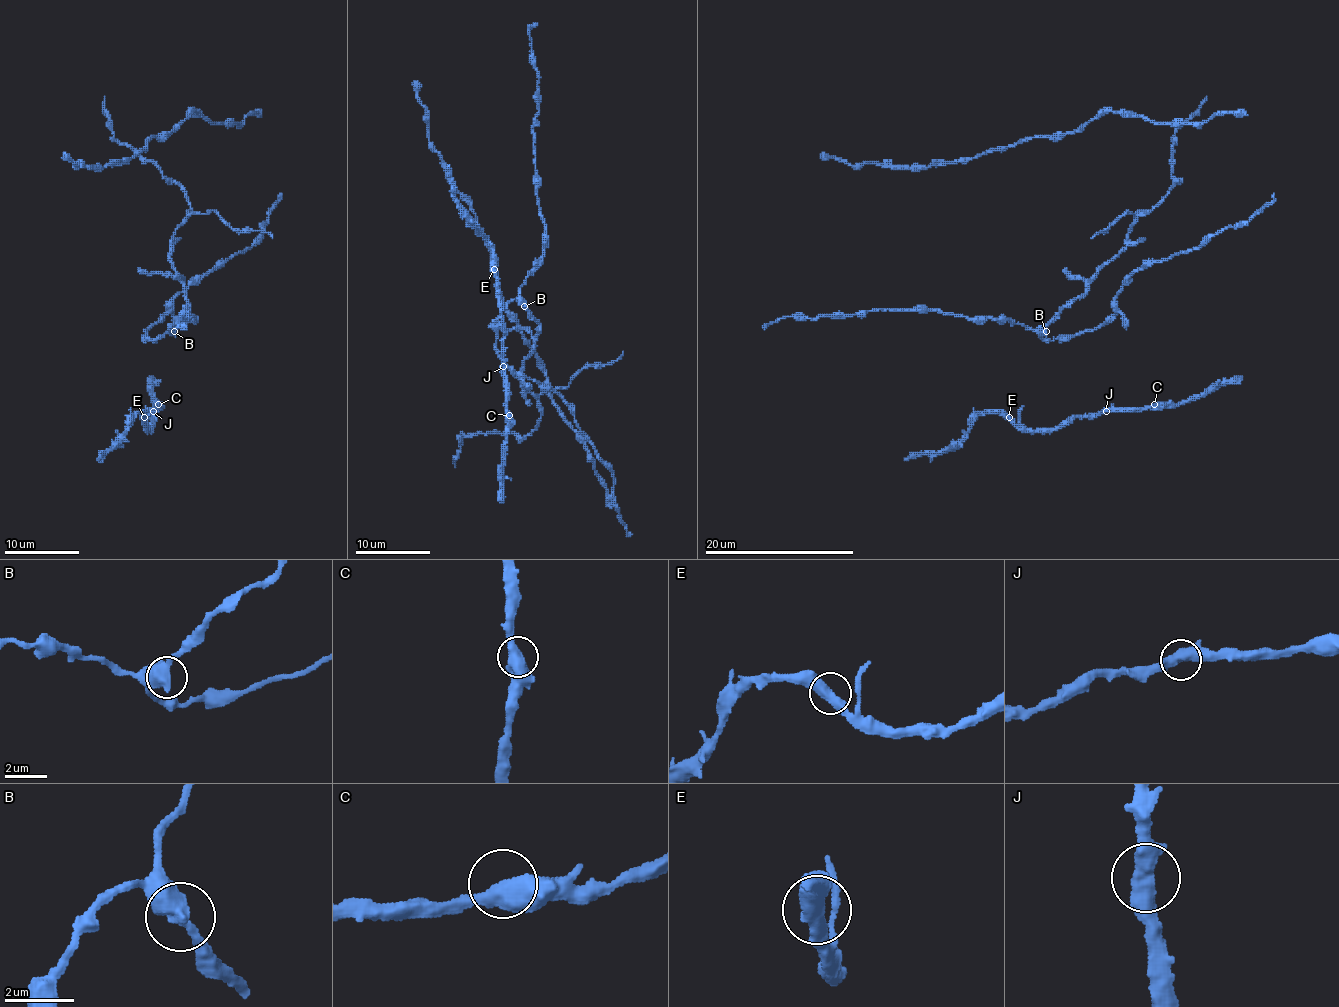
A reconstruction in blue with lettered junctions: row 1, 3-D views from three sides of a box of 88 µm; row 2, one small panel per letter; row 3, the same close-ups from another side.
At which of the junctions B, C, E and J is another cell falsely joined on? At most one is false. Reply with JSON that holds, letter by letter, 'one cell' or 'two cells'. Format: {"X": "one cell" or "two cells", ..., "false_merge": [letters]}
{"B": "two cells", "C": "one cell", "E": "one cell", "J": "one cell", "false_merge": ["B"]}

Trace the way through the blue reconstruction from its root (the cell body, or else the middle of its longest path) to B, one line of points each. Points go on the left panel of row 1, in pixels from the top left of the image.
B: (190, 212), (175, 231), (170, 255), (170, 262), (183, 285), (188, 307), (173, 331)

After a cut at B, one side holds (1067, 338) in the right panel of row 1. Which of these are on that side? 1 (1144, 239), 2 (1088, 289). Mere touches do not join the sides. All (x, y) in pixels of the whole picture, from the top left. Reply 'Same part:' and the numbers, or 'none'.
Same part: none

